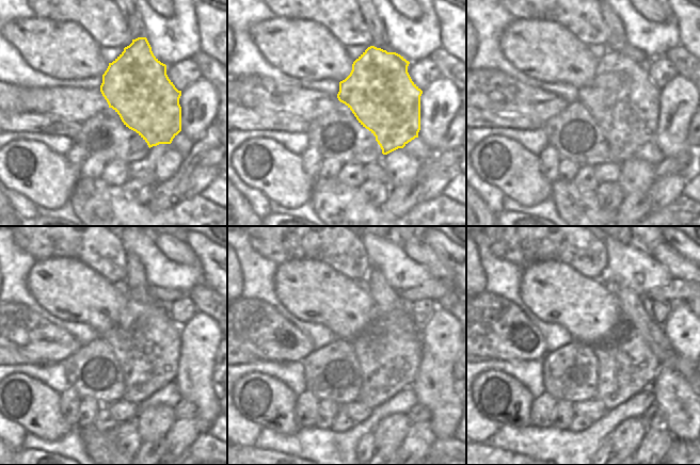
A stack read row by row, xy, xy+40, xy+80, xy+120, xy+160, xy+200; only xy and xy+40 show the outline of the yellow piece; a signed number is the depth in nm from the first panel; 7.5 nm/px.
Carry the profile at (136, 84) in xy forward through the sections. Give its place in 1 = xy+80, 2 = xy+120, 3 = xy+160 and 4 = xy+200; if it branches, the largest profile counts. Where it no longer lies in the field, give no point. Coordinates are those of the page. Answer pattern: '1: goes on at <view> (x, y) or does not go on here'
1: goes on at xy+80 (621, 97)
2: goes on at xy+120 (146, 342)
3: goes on at xy+160 (388, 348)
4: goes on at xy+200 (626, 366)

